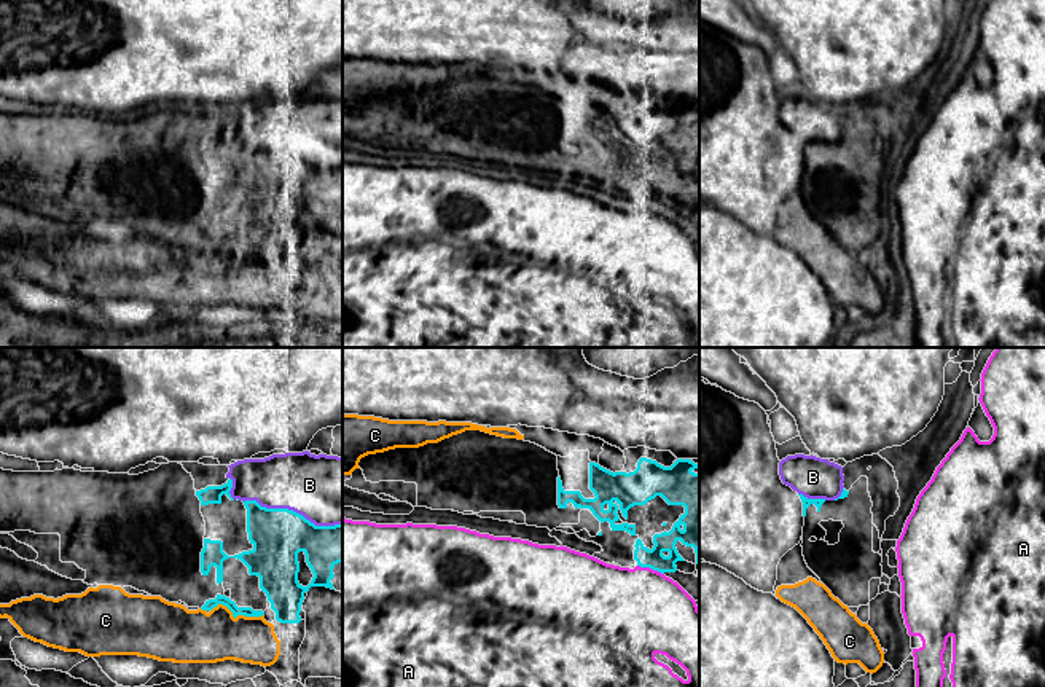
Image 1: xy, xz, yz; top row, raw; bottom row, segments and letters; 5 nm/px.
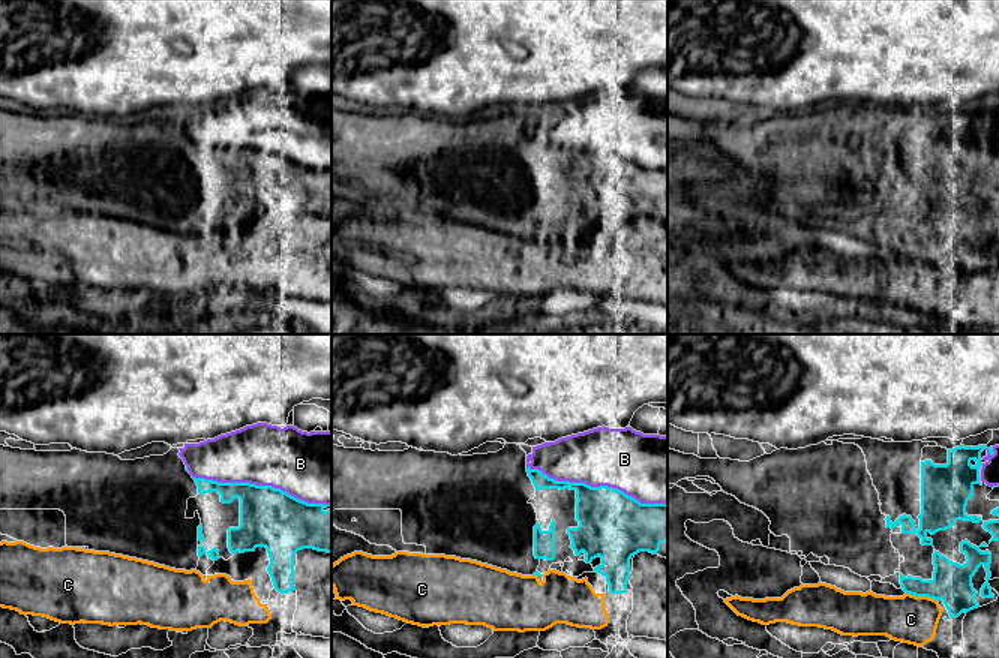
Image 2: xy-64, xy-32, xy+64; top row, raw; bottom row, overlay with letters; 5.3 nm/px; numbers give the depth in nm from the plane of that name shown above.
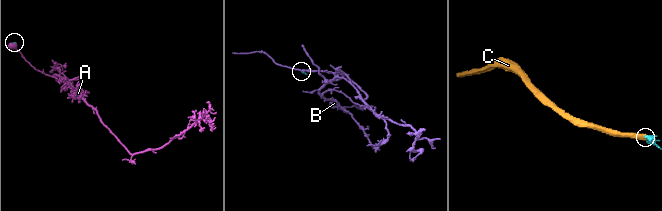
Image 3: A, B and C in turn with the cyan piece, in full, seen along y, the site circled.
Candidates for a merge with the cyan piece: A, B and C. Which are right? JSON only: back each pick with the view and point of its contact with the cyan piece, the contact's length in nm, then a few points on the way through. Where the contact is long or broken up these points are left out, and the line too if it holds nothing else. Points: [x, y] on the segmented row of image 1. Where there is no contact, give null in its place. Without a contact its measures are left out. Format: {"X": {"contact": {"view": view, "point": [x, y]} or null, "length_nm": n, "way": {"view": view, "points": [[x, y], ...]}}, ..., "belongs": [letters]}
{"belongs": []}

